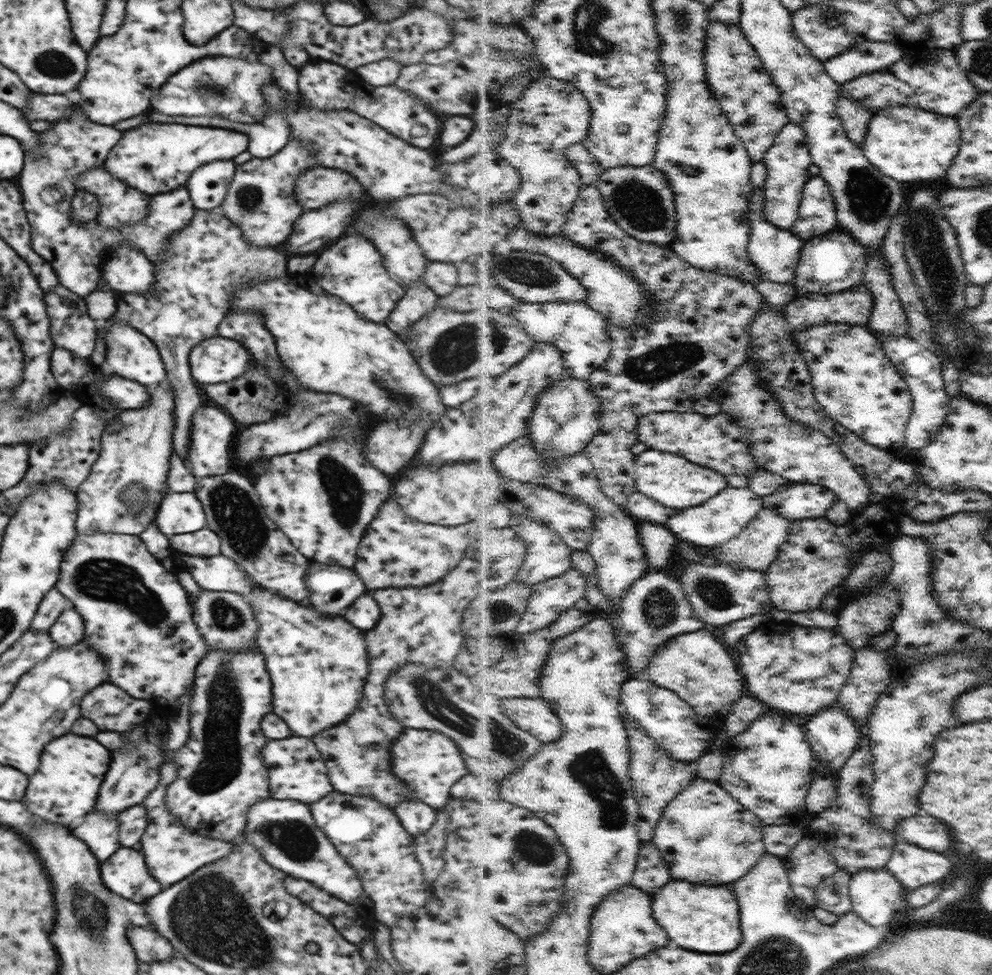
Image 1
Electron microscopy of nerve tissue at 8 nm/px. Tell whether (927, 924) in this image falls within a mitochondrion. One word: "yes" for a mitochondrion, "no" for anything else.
no

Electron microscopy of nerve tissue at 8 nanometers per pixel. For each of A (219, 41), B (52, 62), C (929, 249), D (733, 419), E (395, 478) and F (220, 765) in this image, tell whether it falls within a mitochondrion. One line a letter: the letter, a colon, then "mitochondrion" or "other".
A: other
B: mitochondrion
C: mitochondrion
D: other
E: other
F: mitochondrion

